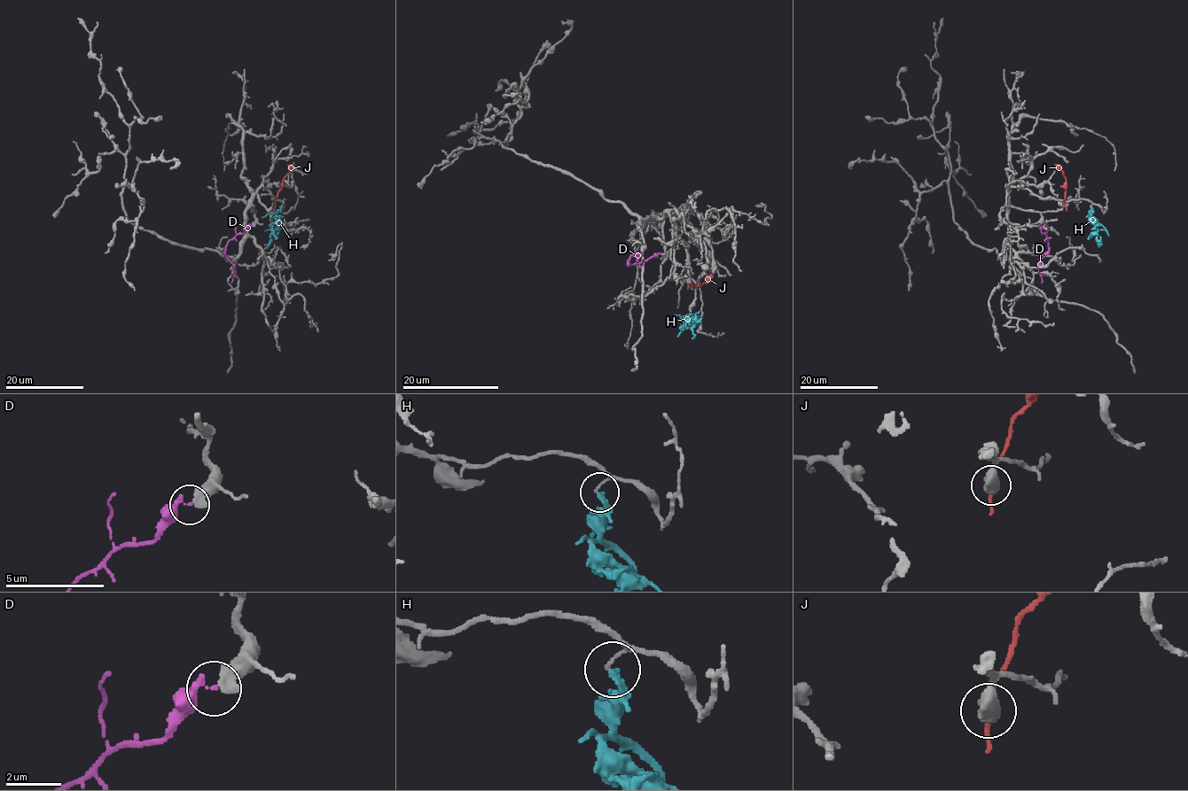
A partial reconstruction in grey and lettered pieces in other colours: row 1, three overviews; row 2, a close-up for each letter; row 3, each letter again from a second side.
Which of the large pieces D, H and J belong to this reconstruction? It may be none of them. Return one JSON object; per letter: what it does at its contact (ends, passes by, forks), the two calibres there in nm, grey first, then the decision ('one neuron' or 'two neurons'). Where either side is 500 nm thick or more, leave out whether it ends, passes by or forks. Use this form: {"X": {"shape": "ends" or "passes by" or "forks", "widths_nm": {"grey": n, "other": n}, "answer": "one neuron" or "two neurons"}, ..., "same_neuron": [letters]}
{"D": {"shape": "ends", "widths_nm": {"grey": 400, "other": 200}, "answer": "two neurons"}, "H": {"shape": "ends", "widths_nm": {"grey": 110, "other": 200}, "answer": "two neurons"}, "J": {"widths_nm": {"grey": 500, "other": 150}, "answer": "two neurons"}, "same_neuron": []}

